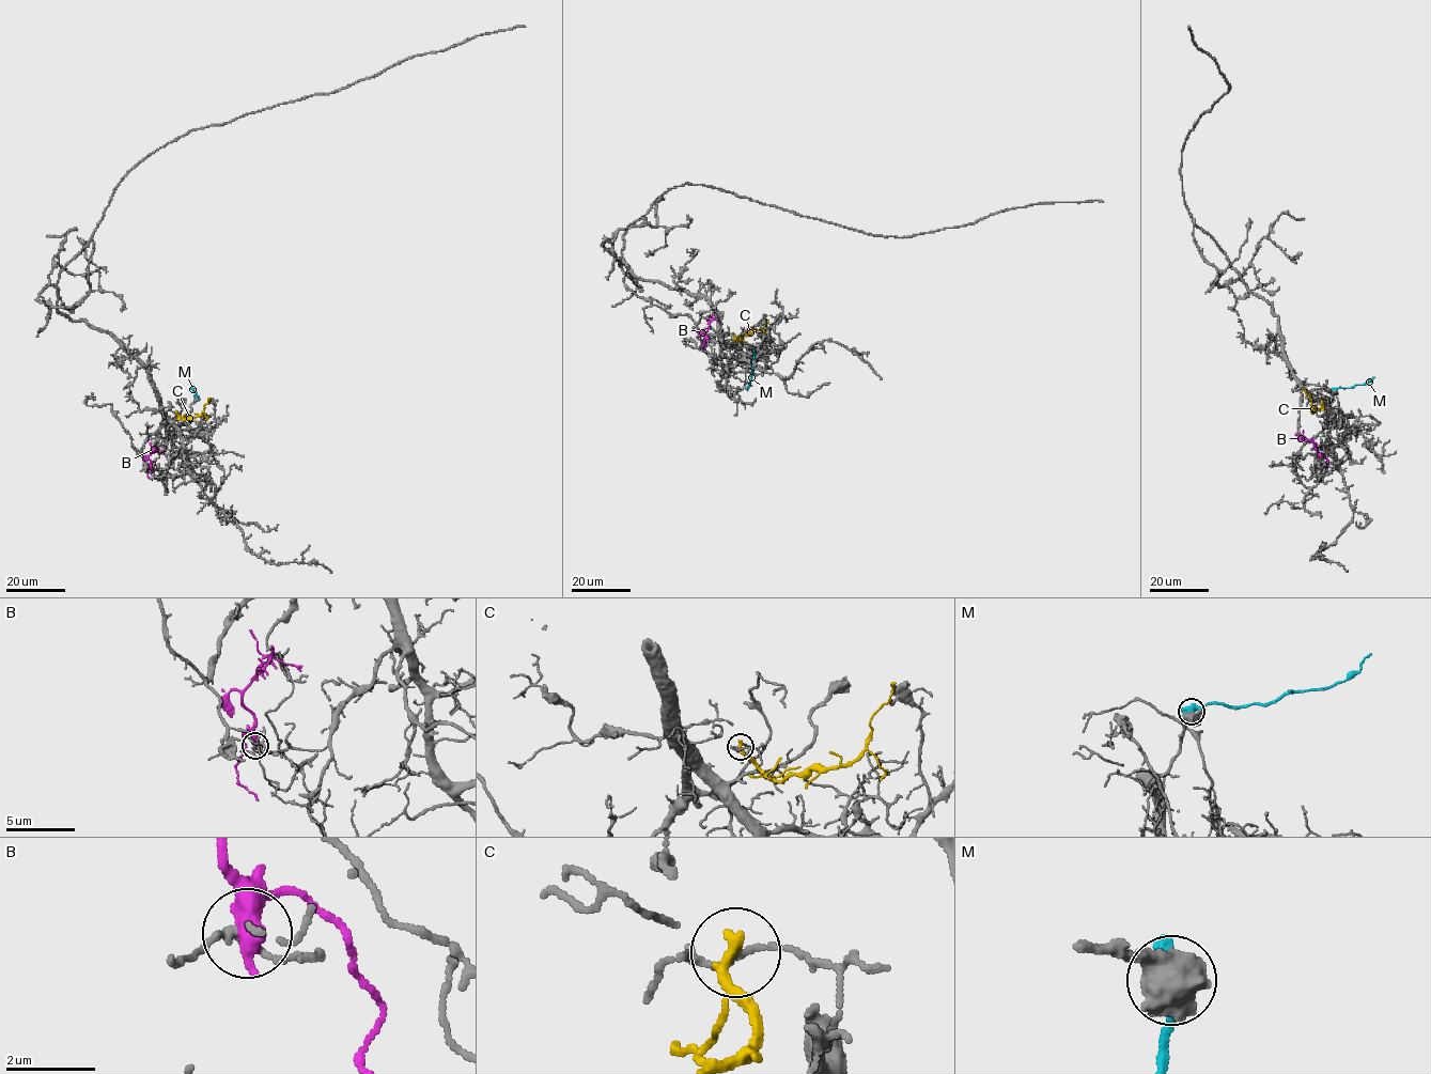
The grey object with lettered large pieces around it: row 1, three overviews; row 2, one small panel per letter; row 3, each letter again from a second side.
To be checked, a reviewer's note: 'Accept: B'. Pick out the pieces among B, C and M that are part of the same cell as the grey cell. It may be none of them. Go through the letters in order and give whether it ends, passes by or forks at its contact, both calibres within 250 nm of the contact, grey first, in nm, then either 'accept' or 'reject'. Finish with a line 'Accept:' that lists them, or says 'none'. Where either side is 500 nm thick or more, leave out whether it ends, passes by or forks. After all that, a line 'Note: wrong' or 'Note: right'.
B: 160 nm thick on the grey side, 600 nm on the other; reject
C: it ends there; 90 nm thick on the grey side, 320 nm on the other; reject
M: 850 nm thick on the grey side, 550 nm on the other; reject
Accept: none
Note: wrong

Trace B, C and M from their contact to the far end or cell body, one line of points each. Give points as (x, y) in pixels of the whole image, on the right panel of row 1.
B: (1319, 456), (1313, 442), (1301, 437), (1299, 439)
C: (1322, 402), (1321, 409), (1313, 407), (1309, 395), (1302, 389)
M: (1335, 389), (1364, 385), (1374, 376)

